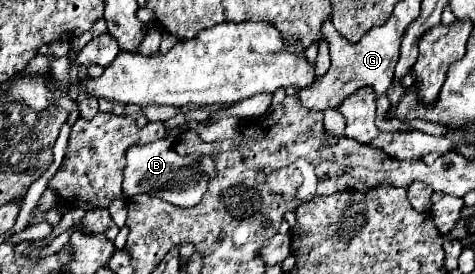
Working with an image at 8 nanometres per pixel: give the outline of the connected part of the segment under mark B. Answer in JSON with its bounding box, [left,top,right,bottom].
[123,139,217,207]

